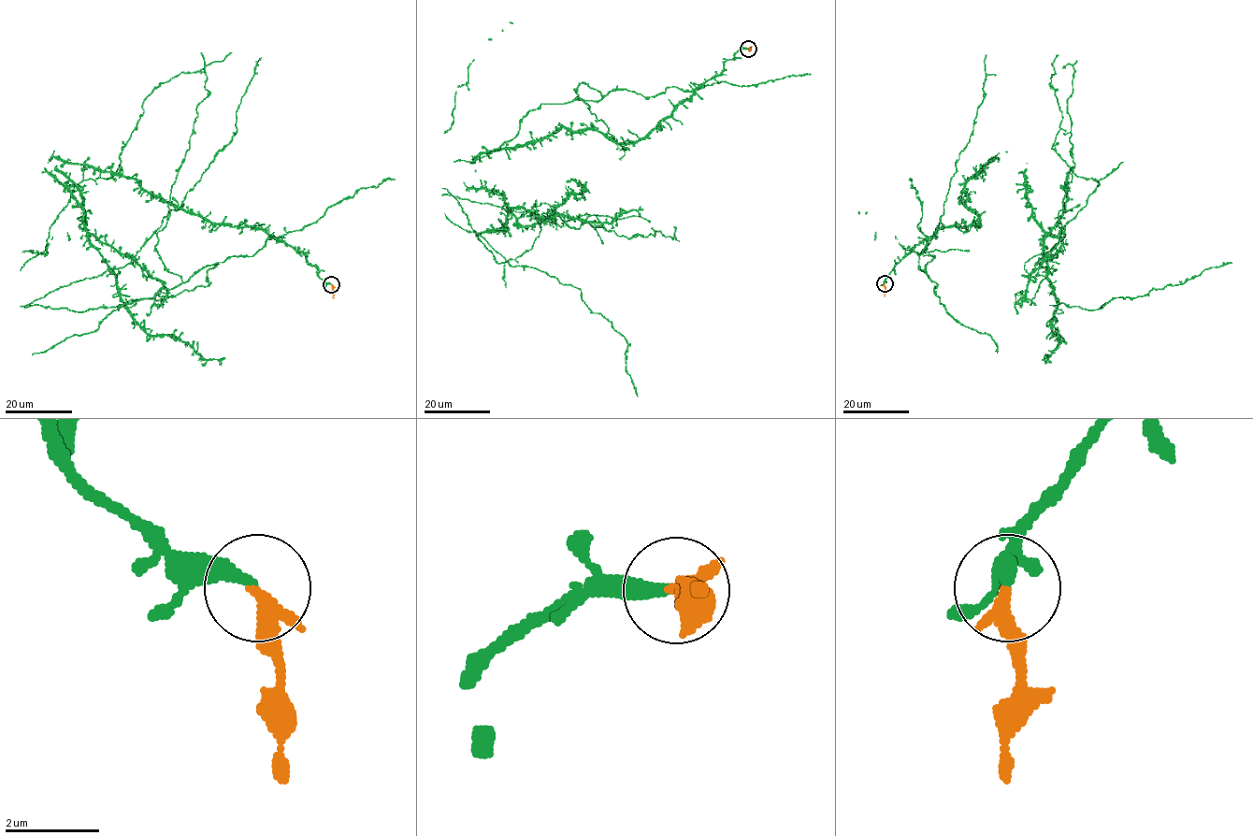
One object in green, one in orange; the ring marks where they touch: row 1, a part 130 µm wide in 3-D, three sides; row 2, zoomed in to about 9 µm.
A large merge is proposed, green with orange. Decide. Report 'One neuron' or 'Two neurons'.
One neuron

